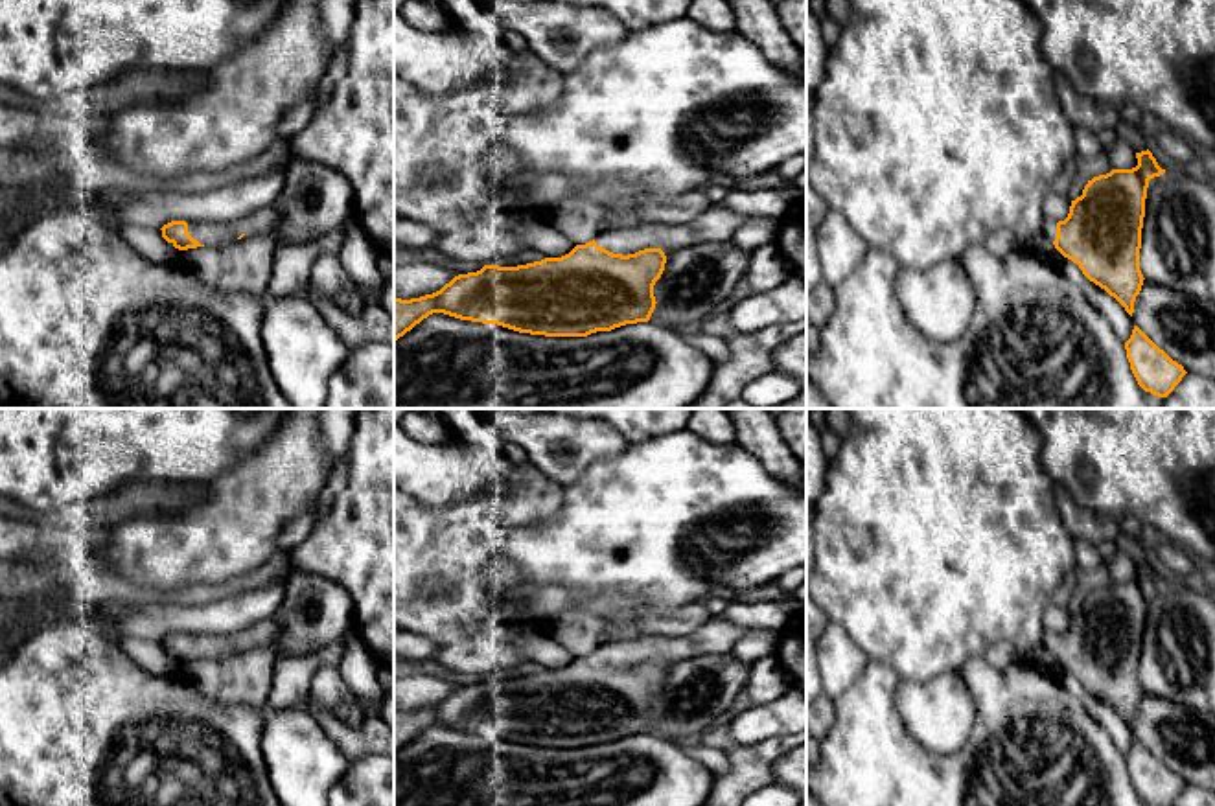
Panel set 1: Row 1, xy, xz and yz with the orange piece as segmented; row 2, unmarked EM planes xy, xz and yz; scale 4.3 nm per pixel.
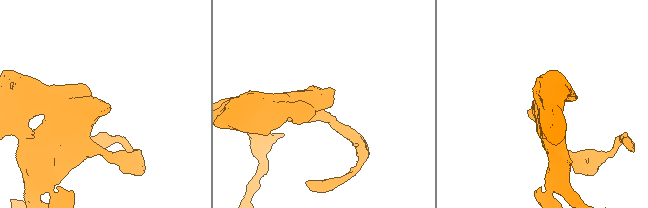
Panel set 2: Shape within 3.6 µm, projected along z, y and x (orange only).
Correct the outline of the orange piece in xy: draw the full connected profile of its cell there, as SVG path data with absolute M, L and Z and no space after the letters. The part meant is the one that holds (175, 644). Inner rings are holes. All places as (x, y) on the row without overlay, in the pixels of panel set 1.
M269 618L260 622L250 635L195 635L195 633L171 633L164 637L162 650L179 662L226 657L241 651L249 644L267 648L276 642L280 635L278 624Z

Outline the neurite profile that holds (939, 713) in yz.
M957 672L922 683L900 679L895 705L909 734L935 754L957 753L976 720L974 697Z

